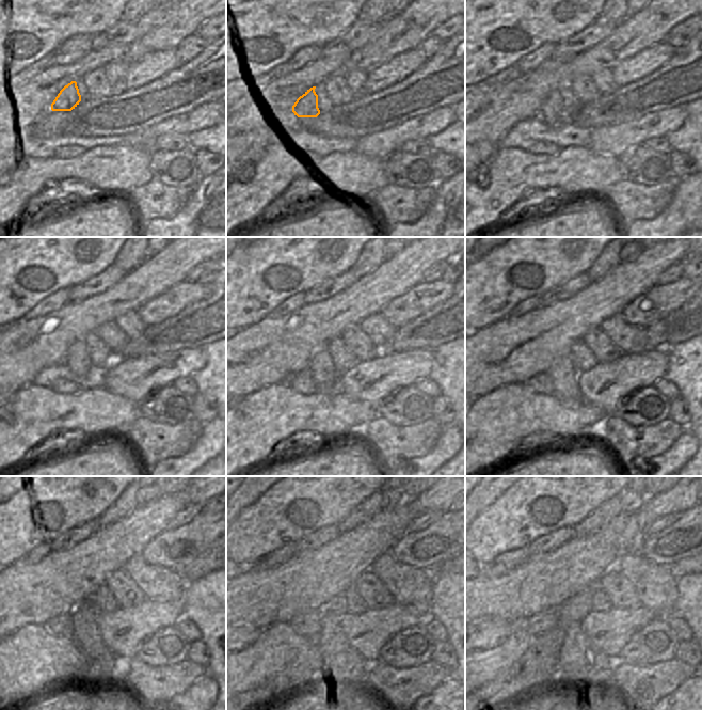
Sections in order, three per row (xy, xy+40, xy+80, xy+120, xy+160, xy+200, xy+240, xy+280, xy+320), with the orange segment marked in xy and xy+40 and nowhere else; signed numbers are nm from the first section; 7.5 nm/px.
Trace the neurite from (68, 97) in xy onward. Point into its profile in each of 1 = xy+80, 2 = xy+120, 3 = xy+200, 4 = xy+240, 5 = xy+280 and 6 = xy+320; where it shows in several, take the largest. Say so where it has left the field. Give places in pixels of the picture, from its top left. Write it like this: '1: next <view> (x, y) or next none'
1: next xy+80 (551, 110)
2: next xy+120 (78, 359)
3: next xy+200 (563, 375)
4: next xy+240 (106, 667)
5: next xy+280 (340, 664)
6: next xy+320 (580, 665)

